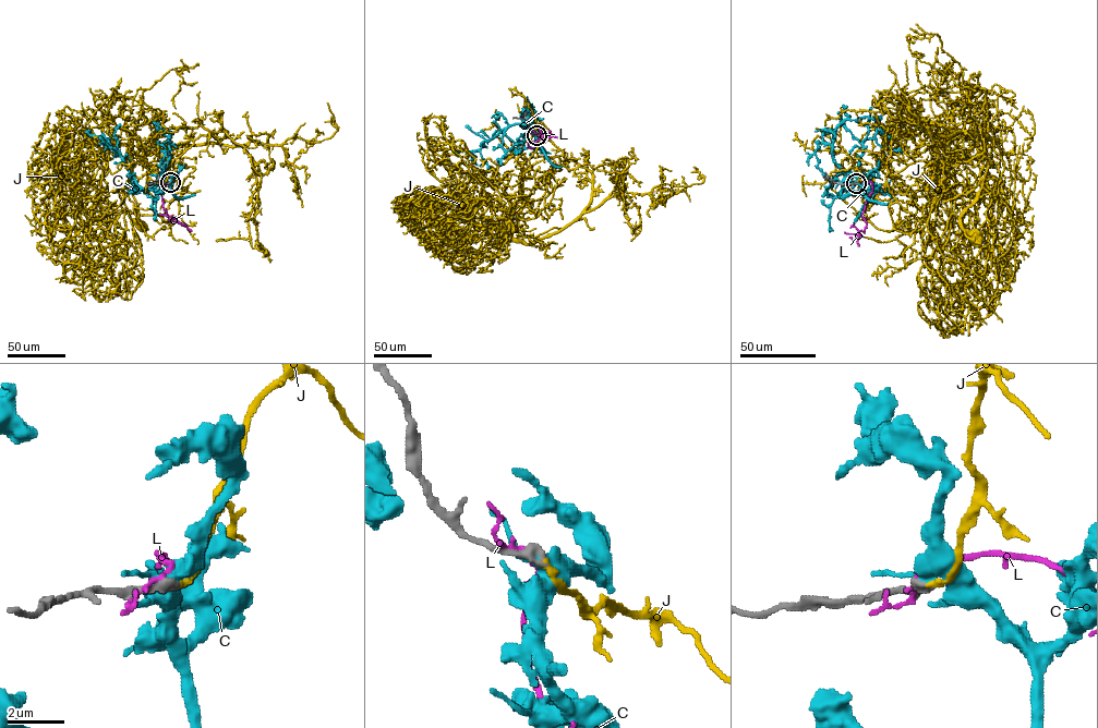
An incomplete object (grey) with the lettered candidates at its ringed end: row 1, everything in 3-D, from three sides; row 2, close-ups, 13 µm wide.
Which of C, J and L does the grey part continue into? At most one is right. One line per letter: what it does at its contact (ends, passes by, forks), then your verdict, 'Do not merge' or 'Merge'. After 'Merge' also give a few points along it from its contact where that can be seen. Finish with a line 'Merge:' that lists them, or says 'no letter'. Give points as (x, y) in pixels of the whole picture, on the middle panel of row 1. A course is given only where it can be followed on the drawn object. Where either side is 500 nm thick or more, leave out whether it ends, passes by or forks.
C: It passes by. Do not merge
J: It ends there. Merge. Its course: (537, 135), (540, 137), (523, 141), (480, 190), (493, 206), (496, 232), (502, 216), (506, 227)
L: It passes by. Do not merge
Merge: J

